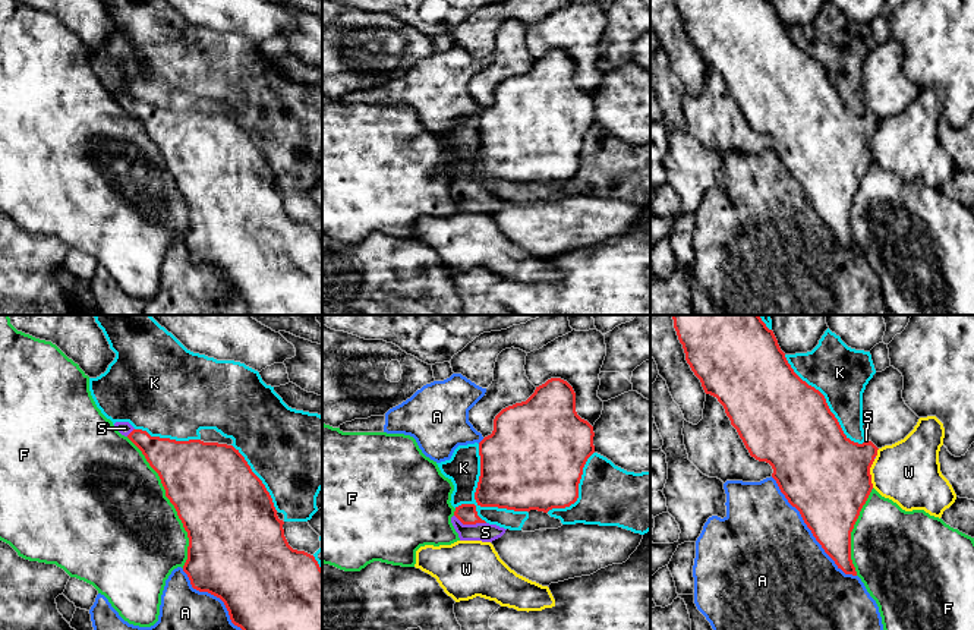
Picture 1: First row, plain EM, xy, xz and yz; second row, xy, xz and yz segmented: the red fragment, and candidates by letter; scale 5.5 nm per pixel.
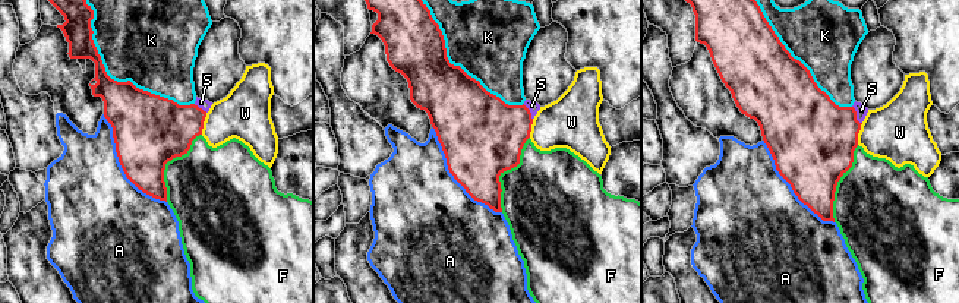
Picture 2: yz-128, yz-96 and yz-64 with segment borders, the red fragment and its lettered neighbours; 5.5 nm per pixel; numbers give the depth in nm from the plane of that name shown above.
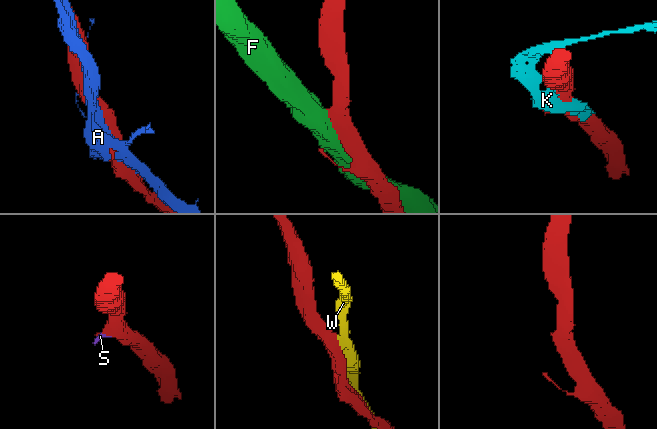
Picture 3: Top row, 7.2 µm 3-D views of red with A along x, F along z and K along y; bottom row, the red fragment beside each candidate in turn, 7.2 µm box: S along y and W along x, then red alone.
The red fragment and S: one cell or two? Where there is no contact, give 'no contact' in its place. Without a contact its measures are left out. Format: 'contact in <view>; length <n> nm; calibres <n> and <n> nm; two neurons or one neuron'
contact in xz; length 180 nm; calibres 110 and 110 nm; one neuron

